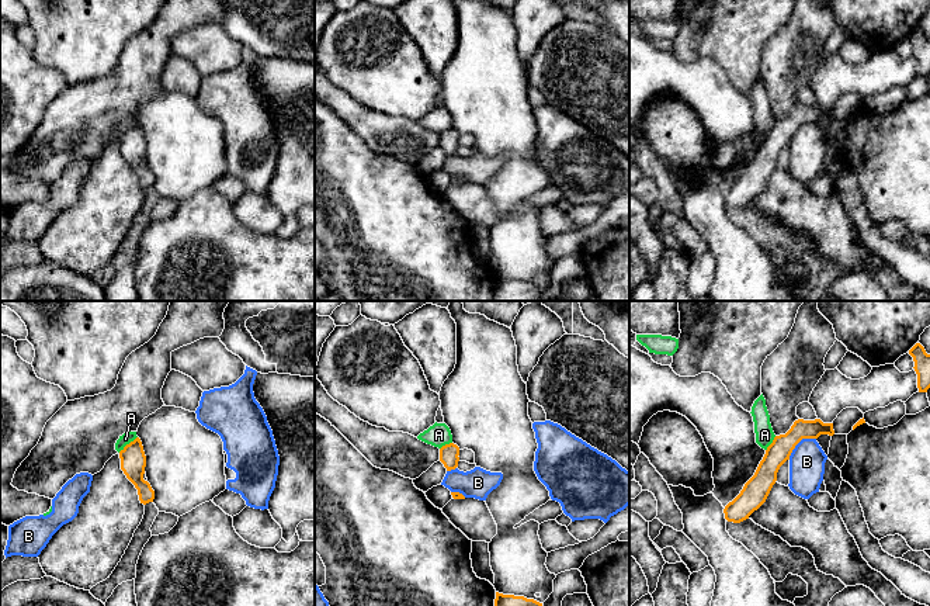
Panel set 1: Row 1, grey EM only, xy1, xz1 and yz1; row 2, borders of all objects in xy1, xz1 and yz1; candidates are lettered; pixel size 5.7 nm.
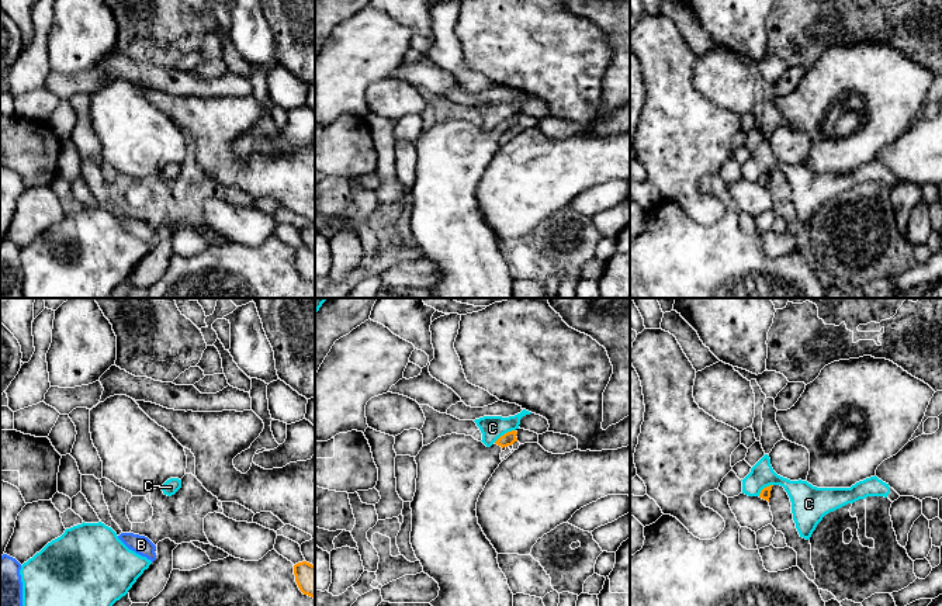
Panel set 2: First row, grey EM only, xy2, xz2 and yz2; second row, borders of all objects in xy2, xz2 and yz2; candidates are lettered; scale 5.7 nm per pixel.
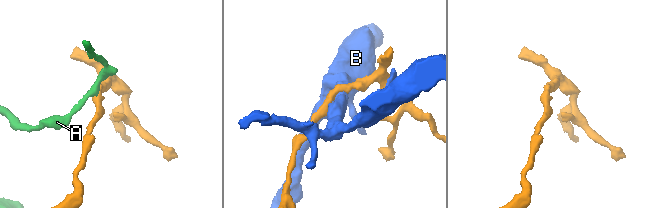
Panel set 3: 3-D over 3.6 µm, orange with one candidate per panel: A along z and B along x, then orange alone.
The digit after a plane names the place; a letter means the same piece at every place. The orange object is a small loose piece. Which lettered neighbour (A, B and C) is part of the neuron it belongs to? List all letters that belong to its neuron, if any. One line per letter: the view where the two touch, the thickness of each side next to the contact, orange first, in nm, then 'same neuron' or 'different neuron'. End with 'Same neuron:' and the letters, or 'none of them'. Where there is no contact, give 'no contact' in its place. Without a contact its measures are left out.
A: meets orange in xy1; 140 nm thick on the orange side, 70 nm on the other; different neuron
B: meets orange in yz1; 140 nm thick on the orange side, 200 nm on the other; different neuron
C: meets orange in xz2; 80 nm thick on the orange side, 140 nm on the other; different neuron
Same neuron: none of them

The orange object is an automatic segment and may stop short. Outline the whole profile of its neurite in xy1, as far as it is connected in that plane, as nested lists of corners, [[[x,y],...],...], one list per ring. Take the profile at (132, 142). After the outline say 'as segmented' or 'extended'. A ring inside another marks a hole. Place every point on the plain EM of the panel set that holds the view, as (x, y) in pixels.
[[[136,122],[133,127],[126,129],[119,136],[119,143],[121,155],[138,174],[140,188],[146,190],[153,187],[155,176],[152,174],[150,169],[143,165],[146,141],[140,124]]] | as segmented

